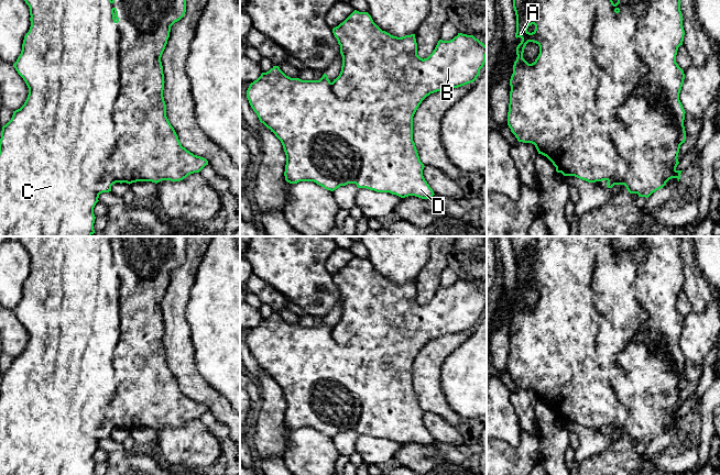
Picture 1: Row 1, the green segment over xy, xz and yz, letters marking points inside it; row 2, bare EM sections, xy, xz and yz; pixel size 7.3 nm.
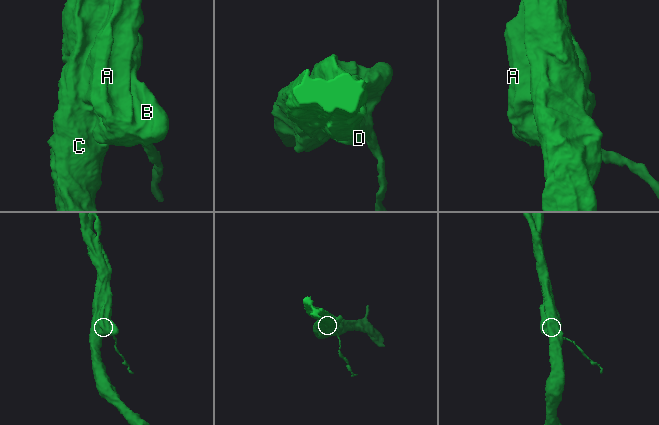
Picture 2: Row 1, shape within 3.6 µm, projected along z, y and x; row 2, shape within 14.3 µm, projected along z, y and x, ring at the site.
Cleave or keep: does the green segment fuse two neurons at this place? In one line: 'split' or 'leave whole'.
split

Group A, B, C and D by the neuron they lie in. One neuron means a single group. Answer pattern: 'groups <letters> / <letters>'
groups A B D / C

